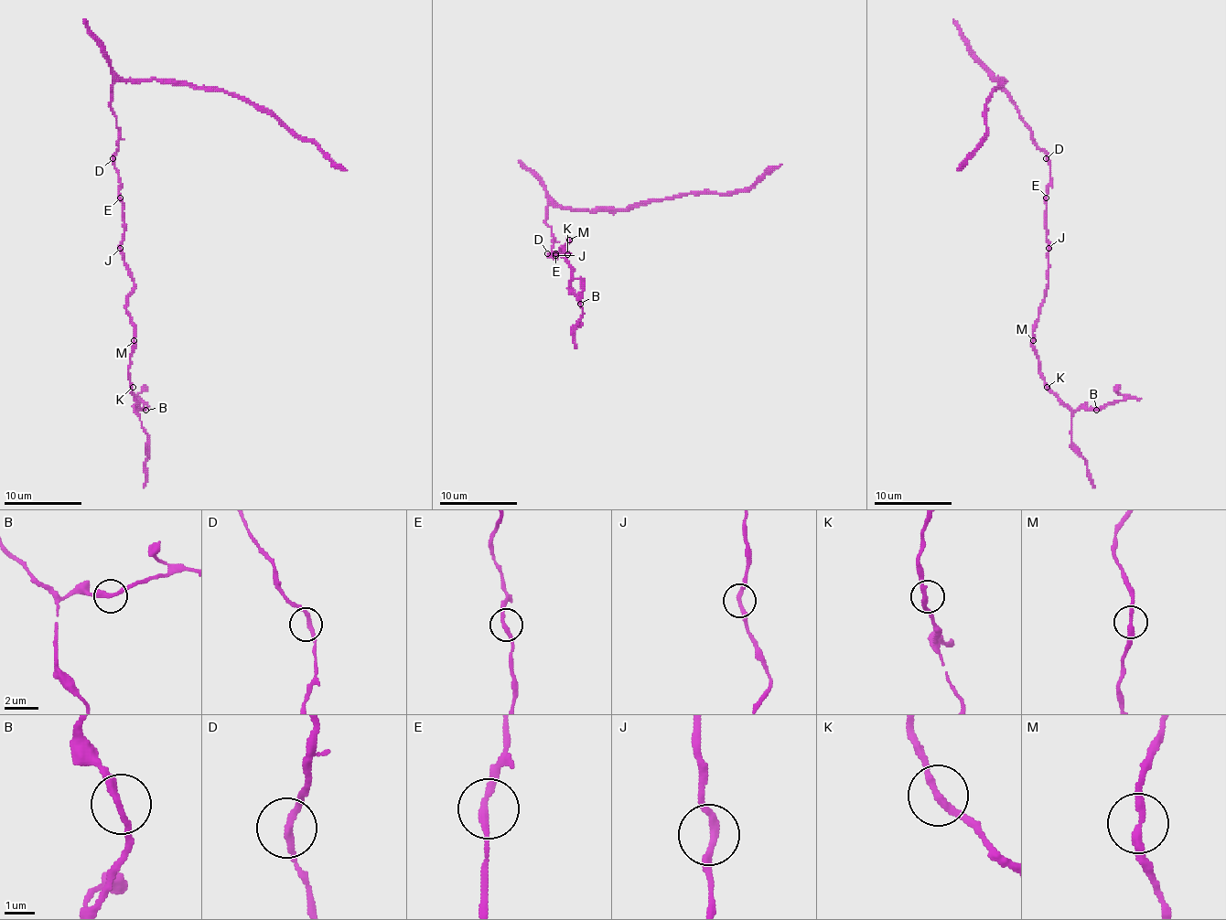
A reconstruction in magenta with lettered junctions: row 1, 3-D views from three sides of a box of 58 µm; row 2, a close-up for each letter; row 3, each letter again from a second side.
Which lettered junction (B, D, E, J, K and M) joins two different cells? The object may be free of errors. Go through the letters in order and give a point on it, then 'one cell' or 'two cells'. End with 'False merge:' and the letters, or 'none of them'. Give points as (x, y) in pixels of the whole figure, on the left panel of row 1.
B: (145, 410) | one cell
D: (112, 158) | one cell
E: (120, 197) | one cell
J: (120, 248) | one cell
K: (133, 387) | one cell
M: (134, 340) | one cell
False merge: none of them

